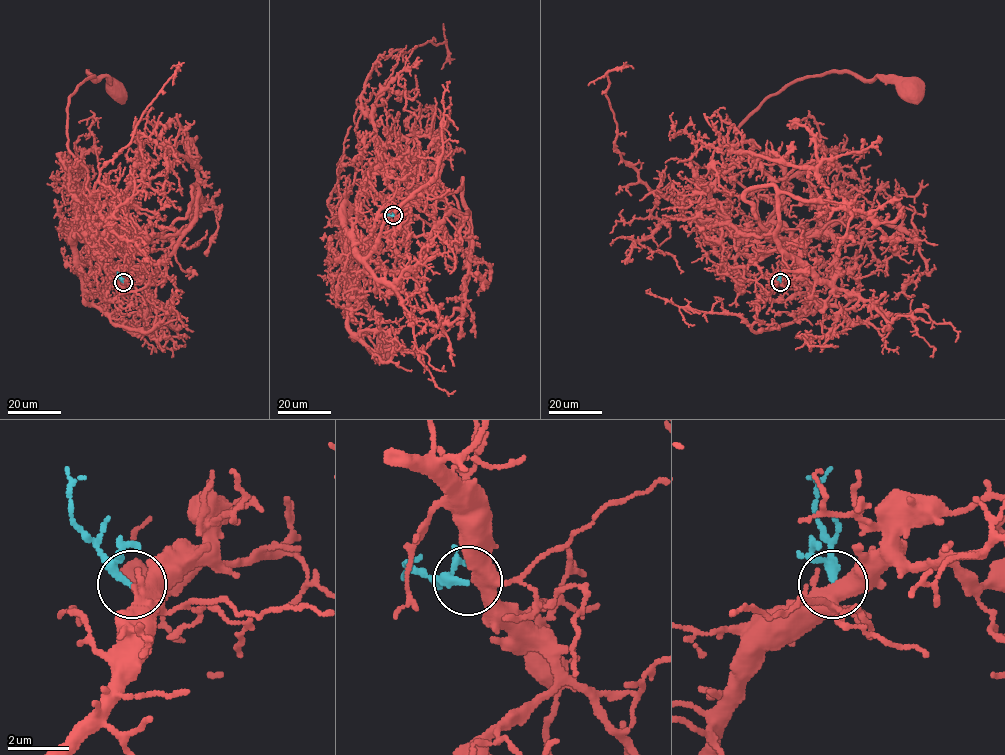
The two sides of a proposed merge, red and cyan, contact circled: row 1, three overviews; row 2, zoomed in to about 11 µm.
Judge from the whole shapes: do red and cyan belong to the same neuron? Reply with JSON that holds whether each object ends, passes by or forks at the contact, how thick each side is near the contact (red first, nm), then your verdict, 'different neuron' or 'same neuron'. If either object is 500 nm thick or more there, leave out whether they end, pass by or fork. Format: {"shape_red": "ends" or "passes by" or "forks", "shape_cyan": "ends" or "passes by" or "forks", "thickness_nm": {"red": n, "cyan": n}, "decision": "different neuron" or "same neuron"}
{"shape_red": "forks", "shape_cyan": "passes by", "thickness_nm": {"red": 400, "cyan": 200}, "decision": "same neuron"}

